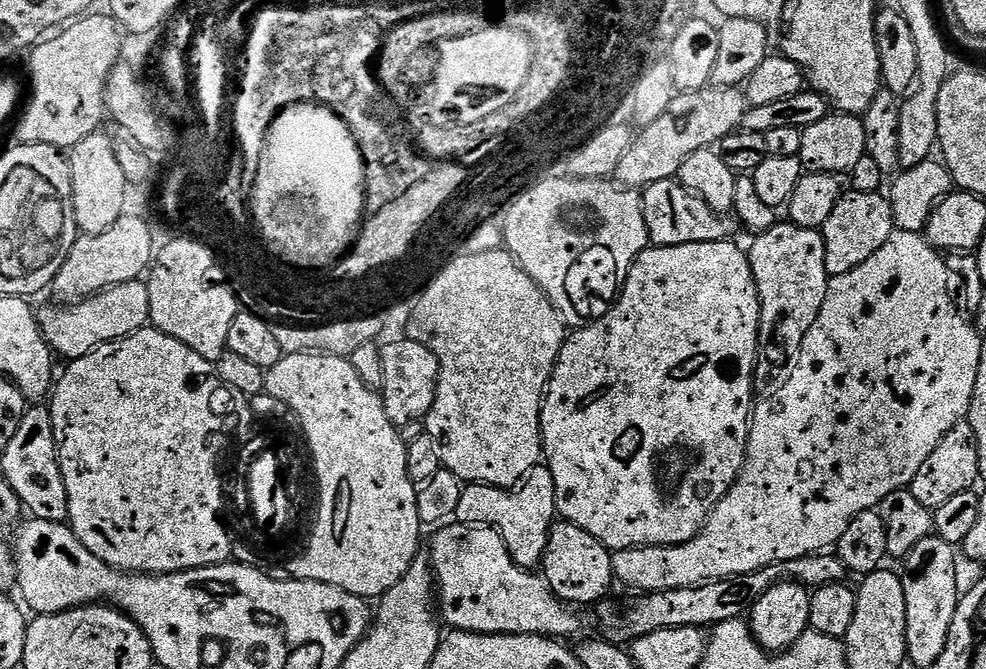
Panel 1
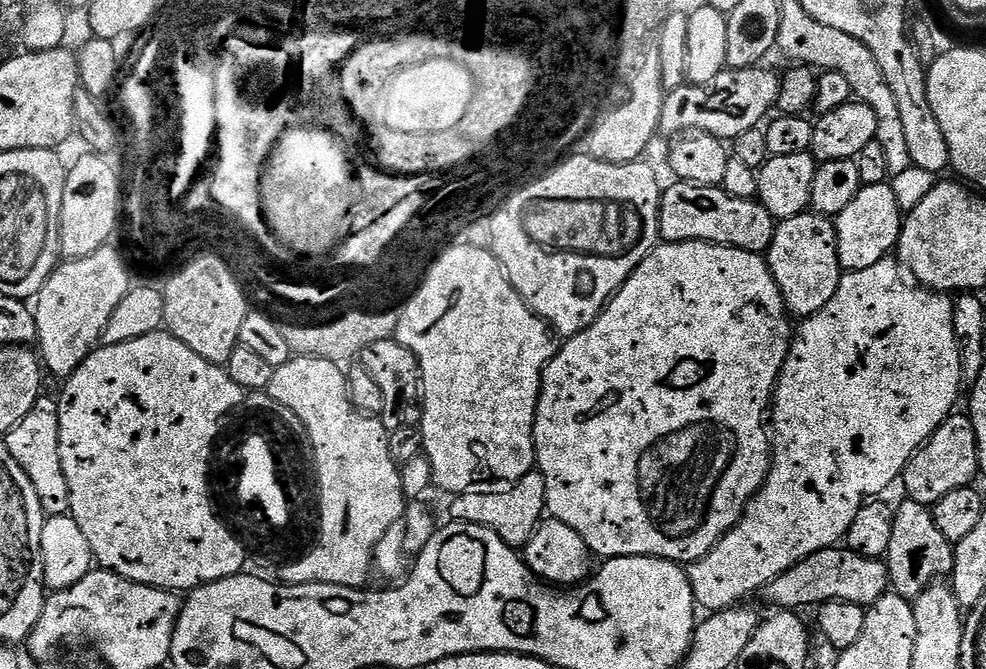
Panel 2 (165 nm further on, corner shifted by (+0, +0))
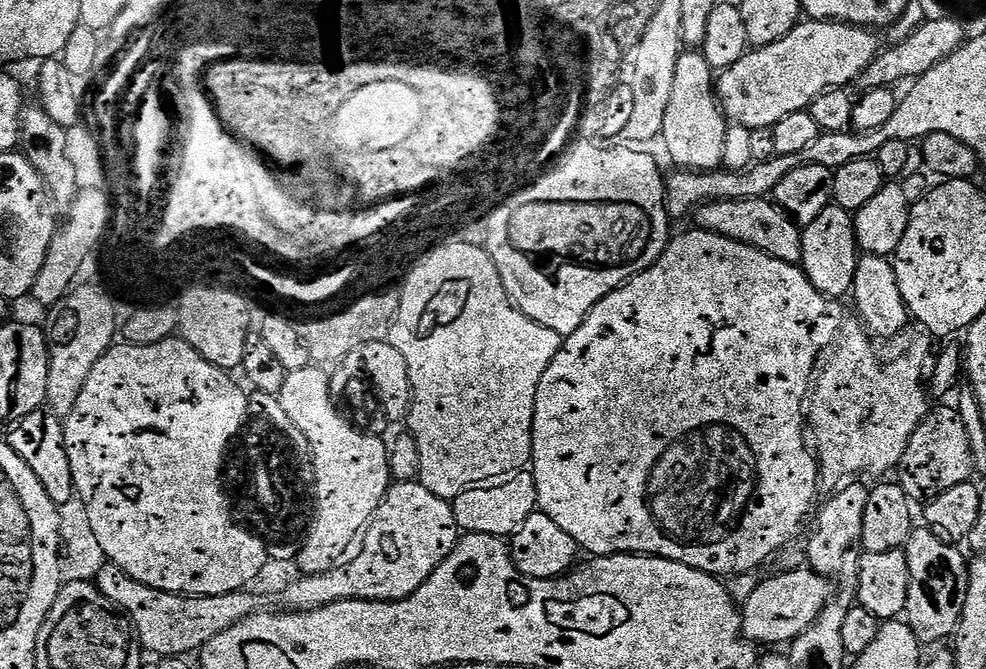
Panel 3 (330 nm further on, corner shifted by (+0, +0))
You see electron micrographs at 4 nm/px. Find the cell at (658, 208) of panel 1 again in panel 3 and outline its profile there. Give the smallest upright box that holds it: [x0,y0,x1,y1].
[694,198,804,265]

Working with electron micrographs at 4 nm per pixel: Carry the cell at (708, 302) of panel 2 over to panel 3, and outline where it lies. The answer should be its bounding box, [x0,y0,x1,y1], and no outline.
[530,231,846,578]

